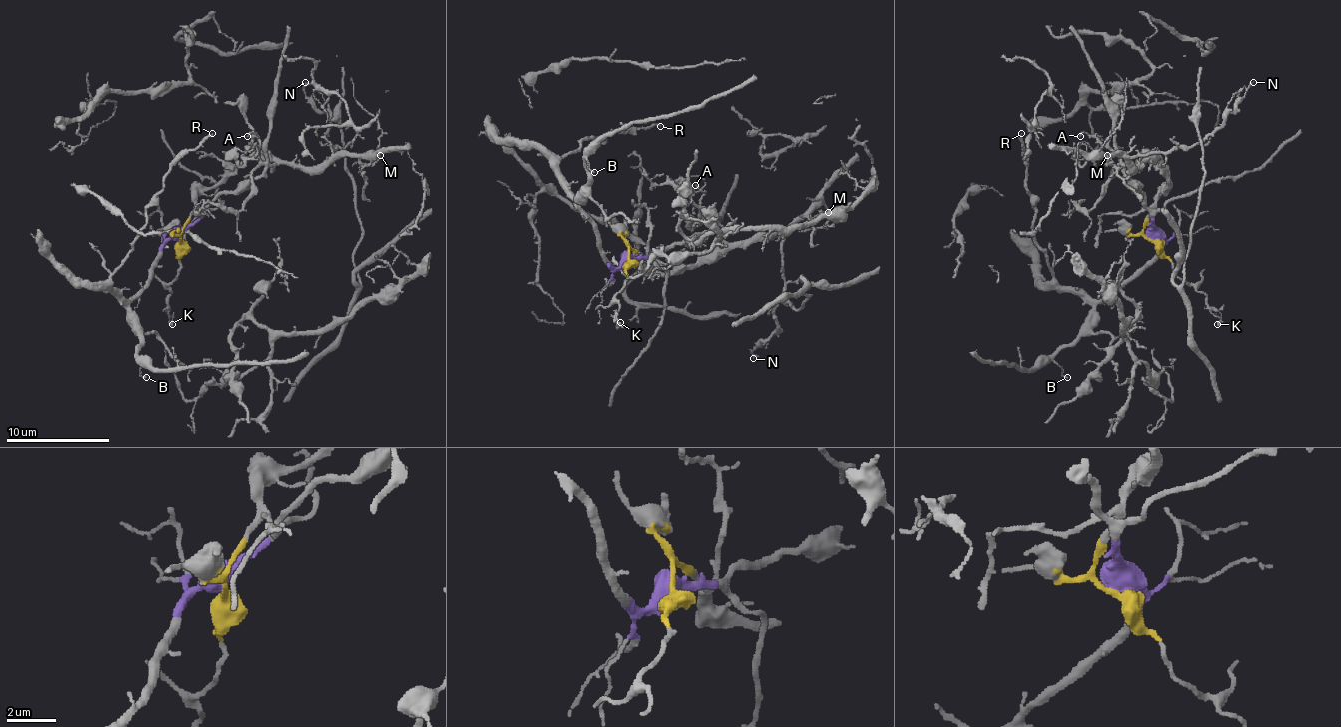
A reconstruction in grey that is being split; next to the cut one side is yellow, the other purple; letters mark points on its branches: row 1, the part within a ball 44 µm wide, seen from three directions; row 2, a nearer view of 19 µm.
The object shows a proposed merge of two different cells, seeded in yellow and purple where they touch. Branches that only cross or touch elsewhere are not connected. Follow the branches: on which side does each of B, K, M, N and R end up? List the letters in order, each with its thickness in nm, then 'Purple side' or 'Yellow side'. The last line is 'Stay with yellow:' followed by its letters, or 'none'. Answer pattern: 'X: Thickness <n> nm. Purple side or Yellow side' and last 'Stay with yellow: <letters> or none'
B: Thickness 100 nm. Purple side
K: Thickness 170 nm. Yellow side
M: Thickness 70 nm. Yellow side
N: Thickness 150 nm. Yellow side
R: Thickness 140 nm. Purple side
Stay with yellow: K, M, N

